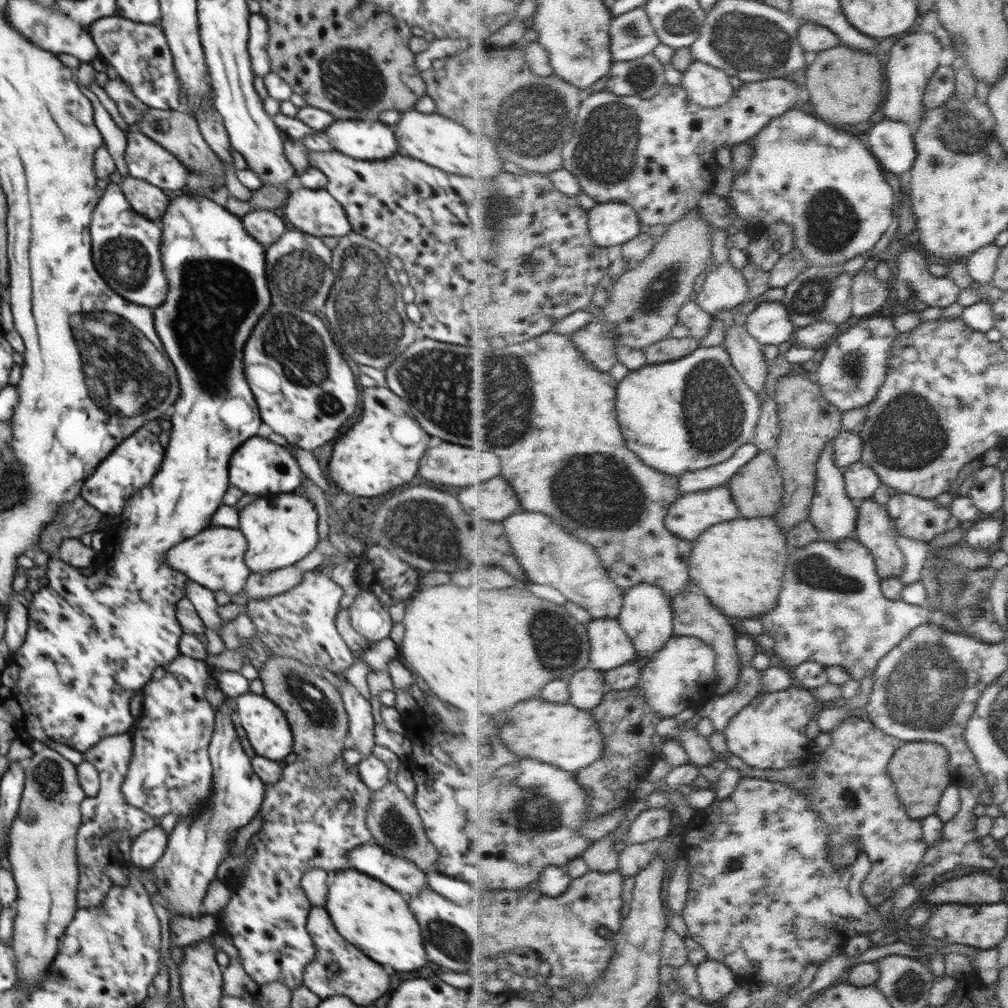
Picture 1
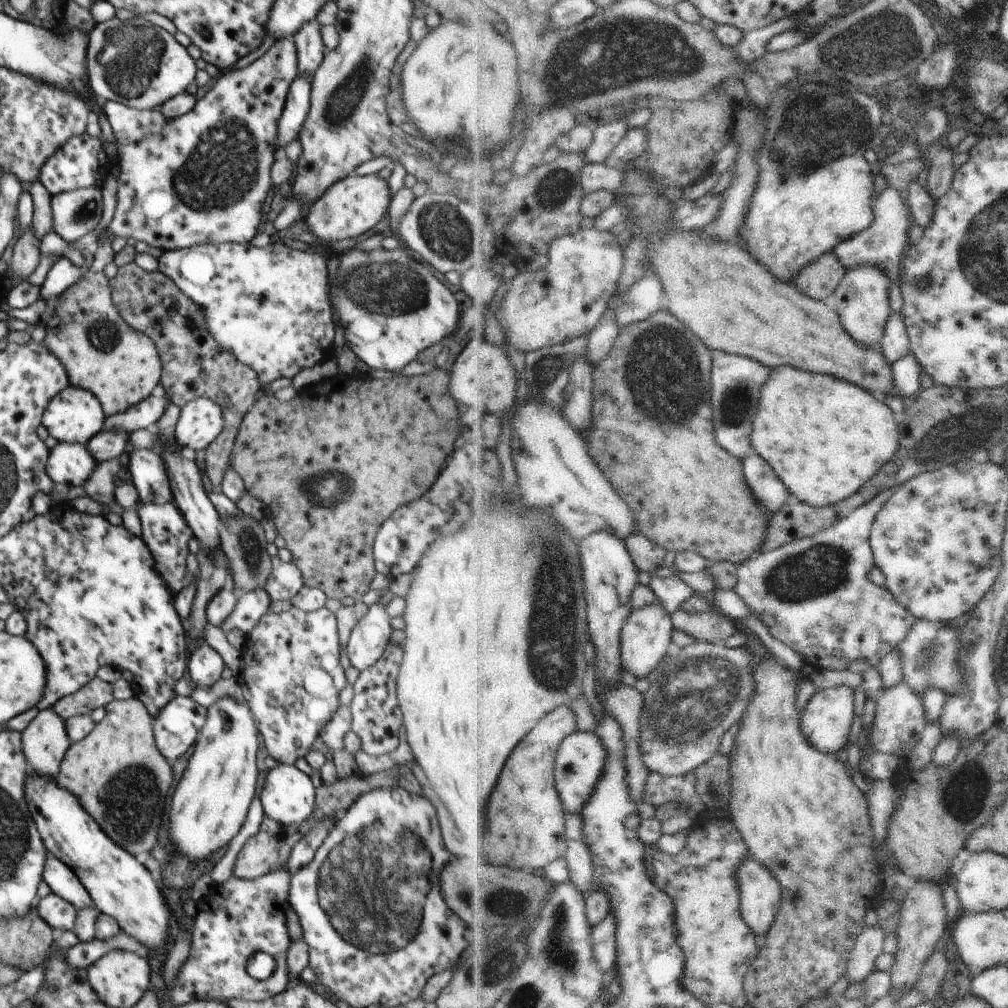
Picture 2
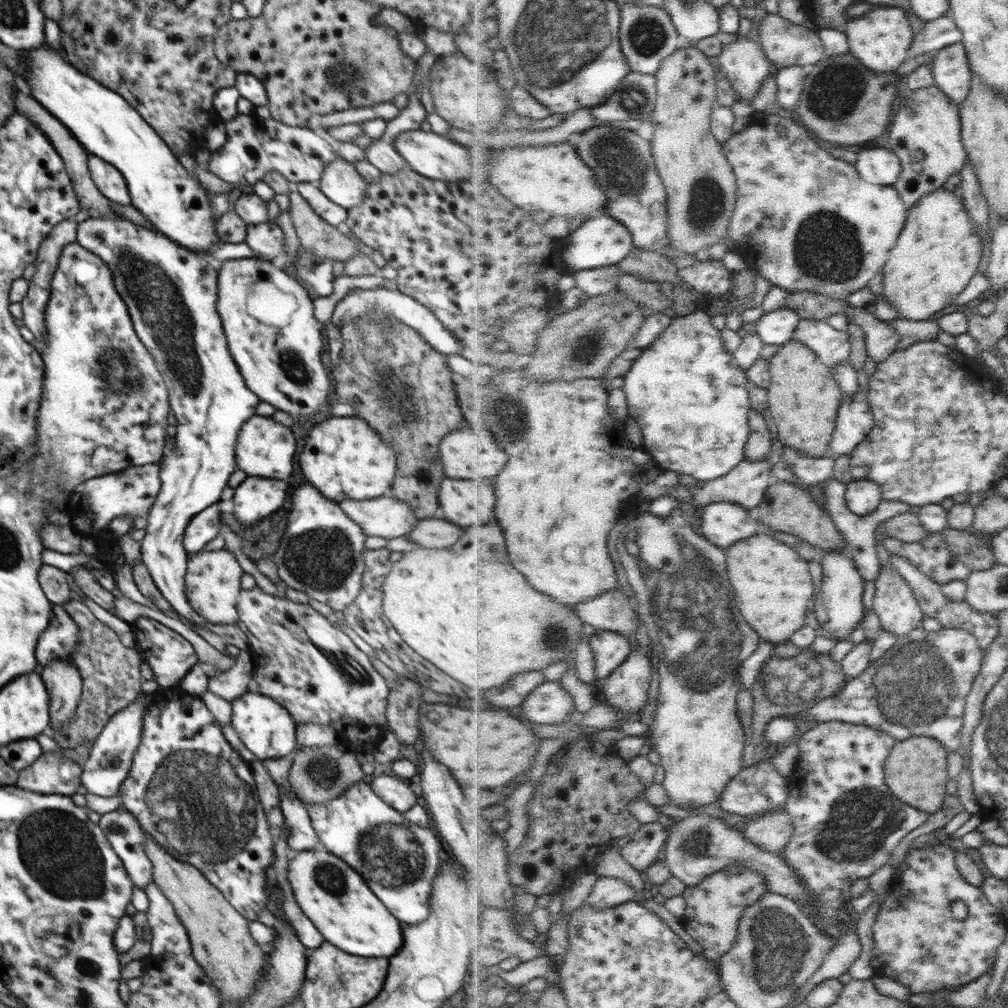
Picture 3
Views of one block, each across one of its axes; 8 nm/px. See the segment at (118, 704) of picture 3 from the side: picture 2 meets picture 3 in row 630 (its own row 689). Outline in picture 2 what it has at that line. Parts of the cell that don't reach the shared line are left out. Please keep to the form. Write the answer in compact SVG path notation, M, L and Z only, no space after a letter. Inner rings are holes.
M96 676L75 693L58 700L52 710L64 720L78 715L90 716L93 710L105 707L114 699L112 685Z

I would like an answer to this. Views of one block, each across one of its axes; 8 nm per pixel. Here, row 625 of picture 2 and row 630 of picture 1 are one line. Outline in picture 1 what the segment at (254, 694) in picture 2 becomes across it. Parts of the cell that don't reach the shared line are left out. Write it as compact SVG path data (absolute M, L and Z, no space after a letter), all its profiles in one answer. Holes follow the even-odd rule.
M317 568L306 572L300 584L282 594L249 600L246 614L256 625L256 635L253 638L268 645L266 657L280 655L298 659L320 676L323 676L322 668L343 675L354 664L355 657L336 631L336 617L342 609L342 592L342 587L329 576L328 569Z

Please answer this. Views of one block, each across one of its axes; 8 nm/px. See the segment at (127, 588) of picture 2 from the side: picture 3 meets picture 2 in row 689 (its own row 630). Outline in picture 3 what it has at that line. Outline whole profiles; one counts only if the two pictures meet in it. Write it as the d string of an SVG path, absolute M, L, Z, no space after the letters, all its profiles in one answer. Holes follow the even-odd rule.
M52 604L54 615L51 617L46 630L40 635L35 648L37 662L42 666L52 664L52 660L68 660L74 665L72 652L80 644L80 631L74 620L68 616L68 611L63 605ZM139 617L130 625L137 637L137 648L143 655L143 660L152 667L154 680L158 682L160 691L180 688L184 675L199 662L192 644L182 635L149 617Z

